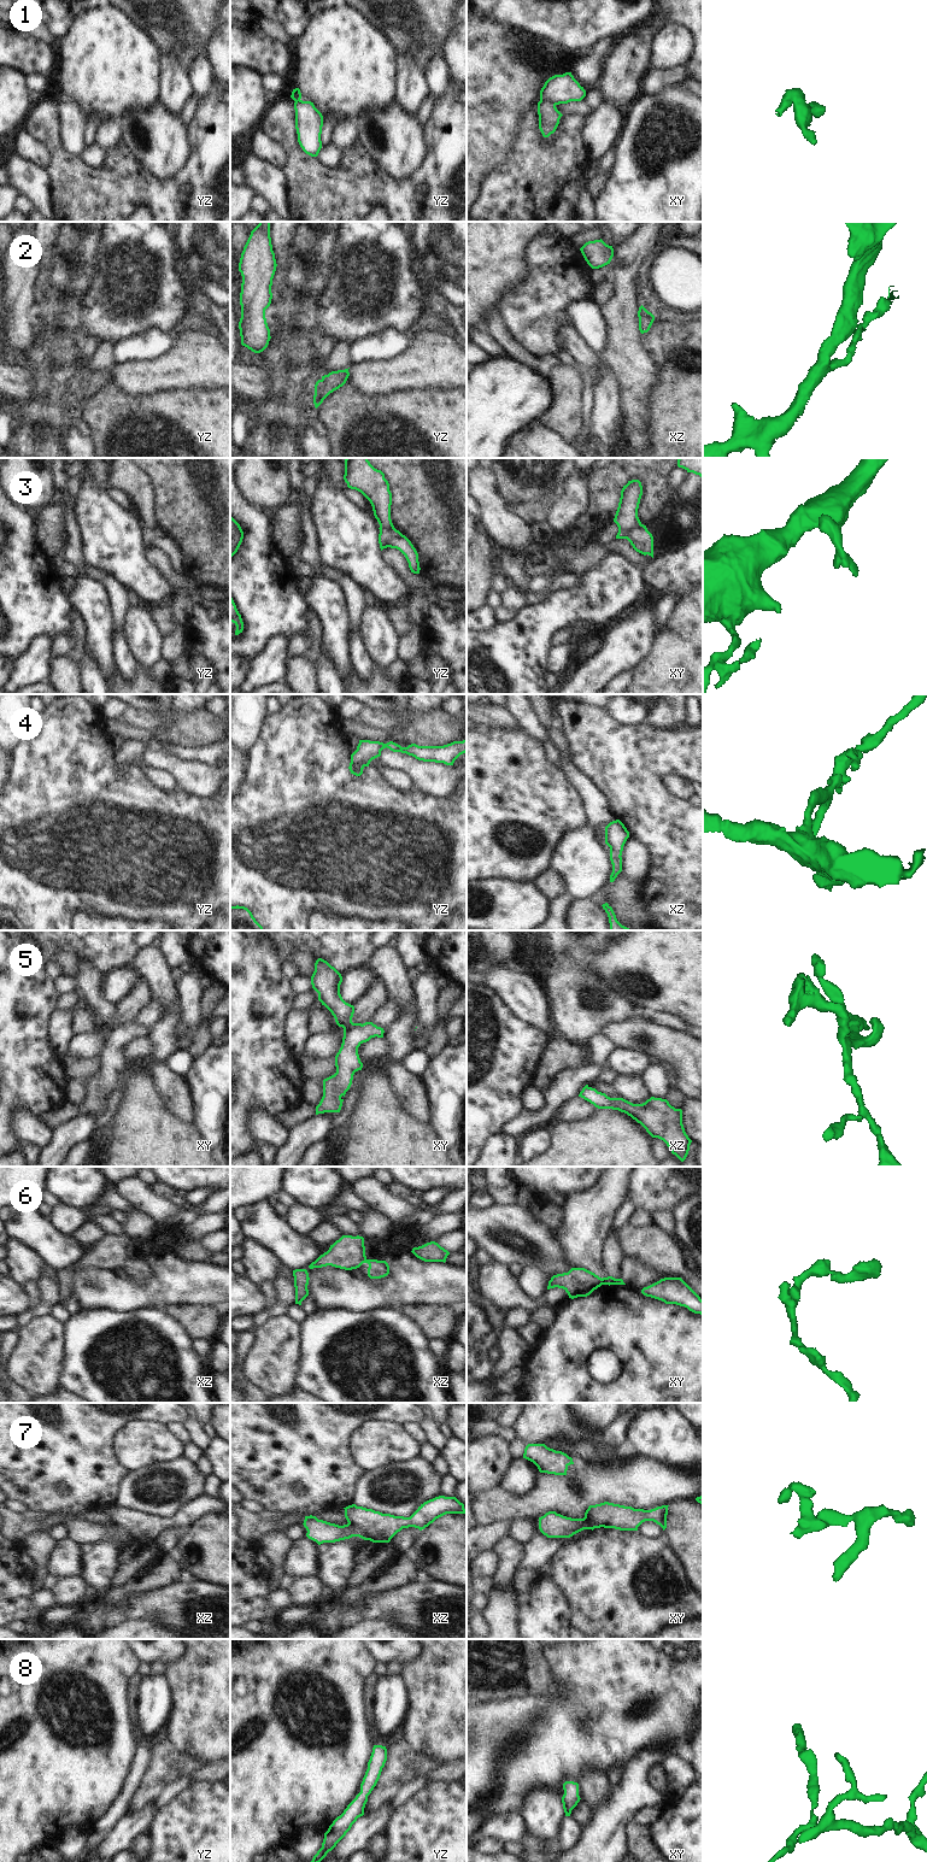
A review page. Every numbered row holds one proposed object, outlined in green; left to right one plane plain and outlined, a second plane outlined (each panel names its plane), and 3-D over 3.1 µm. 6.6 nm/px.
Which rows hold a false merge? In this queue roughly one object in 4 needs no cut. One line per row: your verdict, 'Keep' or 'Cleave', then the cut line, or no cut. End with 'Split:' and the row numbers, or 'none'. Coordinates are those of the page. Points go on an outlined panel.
1: Cleave. Split along xy (540, 99), (555, 105)
2: Keep. No split
3: Cleave. Split along xy (640, 523), (634, 526), (626, 538)
4: Keep. No split
5: Keep. No split
6: Cleave. Split along xy (602, 1279), (604, 1284)
7: Cleave. Split along xz (348, 1522), (361, 1526), (369, 1539)
8: Keep. No split
Split: 1, 3, 6, 7

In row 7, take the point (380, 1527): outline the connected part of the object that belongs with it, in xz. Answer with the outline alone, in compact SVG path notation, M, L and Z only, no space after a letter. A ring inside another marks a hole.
M445 1496L424 1502L410 1517L382 1514L356 1504L344 1509L347 1522L364 1528L372 1543L389 1543L403 1528L415 1527L422 1531L446 1514L467 1514L463 1503L456 1497Z

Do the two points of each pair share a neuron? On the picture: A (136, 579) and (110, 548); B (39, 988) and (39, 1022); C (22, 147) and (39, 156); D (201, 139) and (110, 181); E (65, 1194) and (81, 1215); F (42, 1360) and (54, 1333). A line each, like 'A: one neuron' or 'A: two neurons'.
A: one neuron
B: one neuron
C: one neuron
D: one neuron
E: two neurons
F: one neuron

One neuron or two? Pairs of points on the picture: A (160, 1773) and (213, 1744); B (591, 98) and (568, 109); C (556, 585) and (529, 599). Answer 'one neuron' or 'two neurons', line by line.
A: two neurons
B: one neuron
C: one neuron

